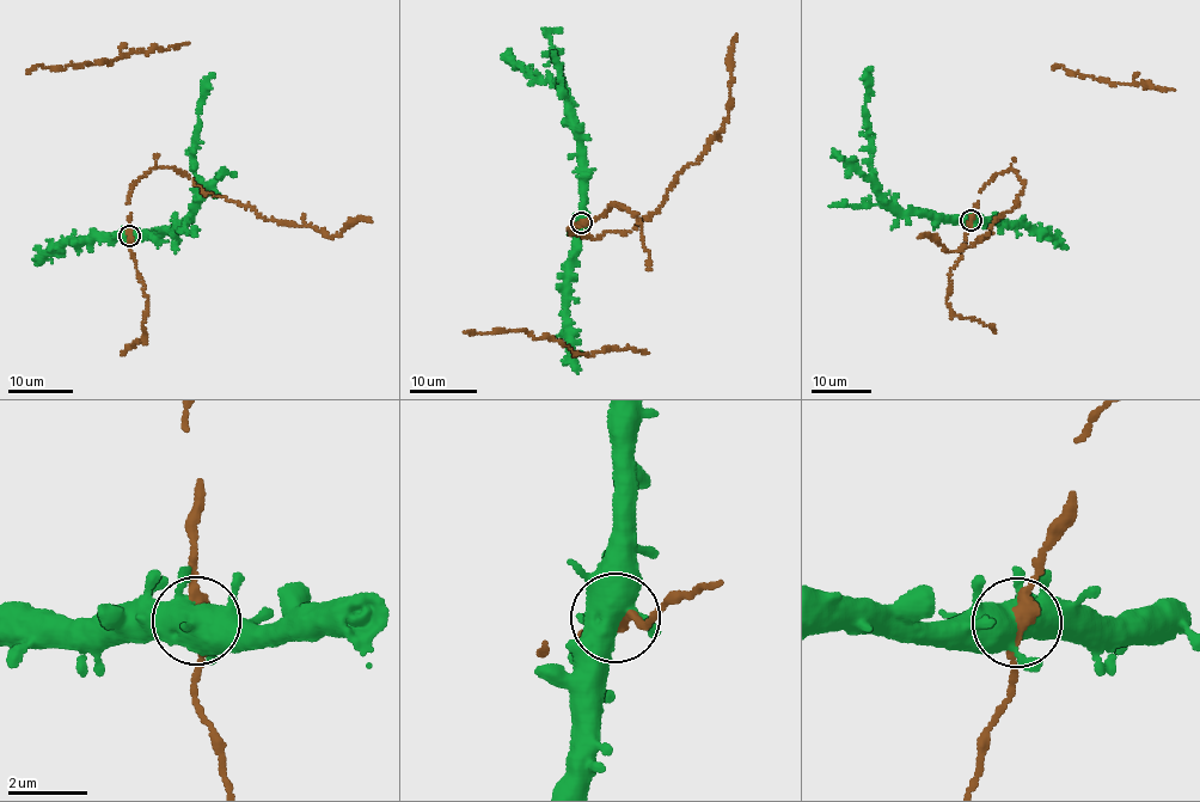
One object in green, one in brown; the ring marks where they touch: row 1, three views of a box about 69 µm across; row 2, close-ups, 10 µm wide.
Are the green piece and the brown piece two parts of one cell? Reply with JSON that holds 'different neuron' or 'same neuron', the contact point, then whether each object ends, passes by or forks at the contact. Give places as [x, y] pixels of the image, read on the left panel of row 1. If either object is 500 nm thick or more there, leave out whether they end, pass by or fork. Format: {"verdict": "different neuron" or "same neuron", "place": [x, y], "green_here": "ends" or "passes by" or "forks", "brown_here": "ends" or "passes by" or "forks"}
{"verdict": "different neuron", "place": [129, 236]}

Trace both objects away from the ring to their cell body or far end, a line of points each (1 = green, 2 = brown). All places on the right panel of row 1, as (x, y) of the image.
1: (969, 219), (946, 220), (924, 213), (902, 215), (881, 195), (873, 169), (865, 112), (868, 71), (873, 68)
2: (971, 220), (981, 188), (1016, 171), (1023, 189), (1015, 208), (978, 242), (947, 251), (930, 234), (919, 239)

